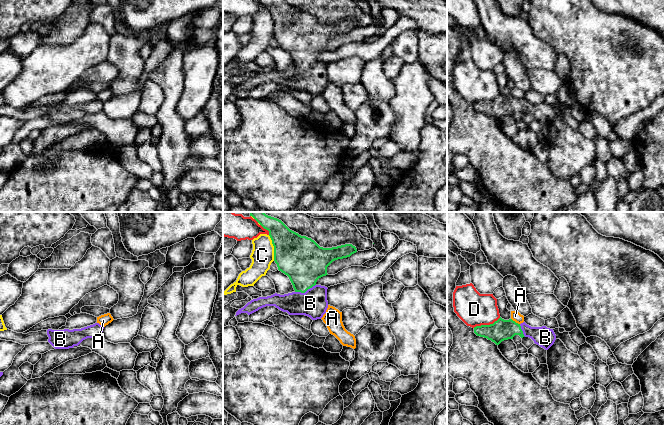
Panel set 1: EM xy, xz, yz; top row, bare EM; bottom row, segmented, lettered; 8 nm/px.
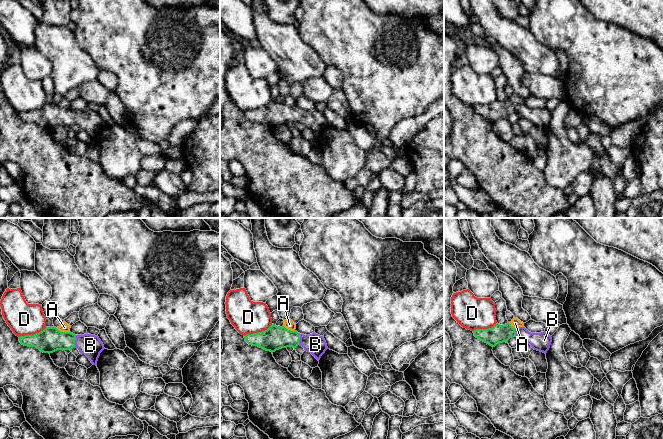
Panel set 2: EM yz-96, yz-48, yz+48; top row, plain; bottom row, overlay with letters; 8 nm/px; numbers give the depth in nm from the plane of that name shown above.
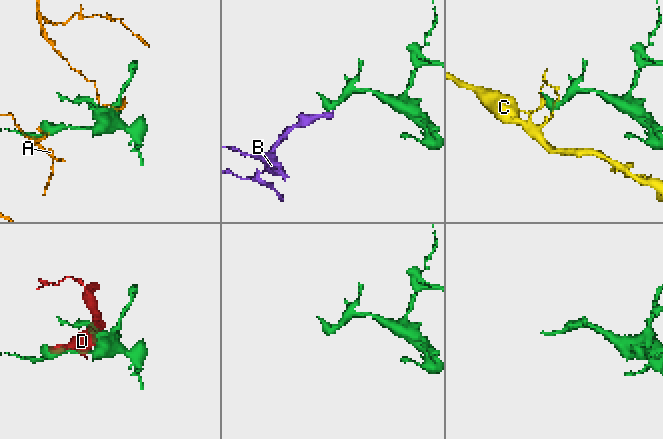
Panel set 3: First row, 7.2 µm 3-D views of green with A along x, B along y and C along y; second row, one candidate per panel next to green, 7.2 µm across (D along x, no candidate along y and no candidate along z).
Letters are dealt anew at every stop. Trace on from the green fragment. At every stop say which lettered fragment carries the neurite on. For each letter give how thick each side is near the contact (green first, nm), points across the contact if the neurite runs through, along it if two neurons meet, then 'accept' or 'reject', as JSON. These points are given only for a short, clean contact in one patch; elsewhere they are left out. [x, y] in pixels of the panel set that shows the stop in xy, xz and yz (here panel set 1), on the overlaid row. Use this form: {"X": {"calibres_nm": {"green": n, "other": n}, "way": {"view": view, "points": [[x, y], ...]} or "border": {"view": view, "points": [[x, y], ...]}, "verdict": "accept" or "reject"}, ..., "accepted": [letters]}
{"A": {"calibres_nm": {"green": 170, "other": 80}, "border": {"view": "yz", "points": [[511, 318], [519, 324]]}, "verdict": "reject"}, "B": {"calibres_nm": {"green": 360, "other": 220}, "way": {"view": "xz", "points": [[302, 260], [305, 291], [313, 303]]}, "verdict": "accept"}, "C": {"calibres_nm": {"green": 360, "other": 180}, "verdict": "reject"}, "D": {"calibres_nm": {"green": 170, "other": 280}, "verdict": "reject"}, "accepted": ["B"]}

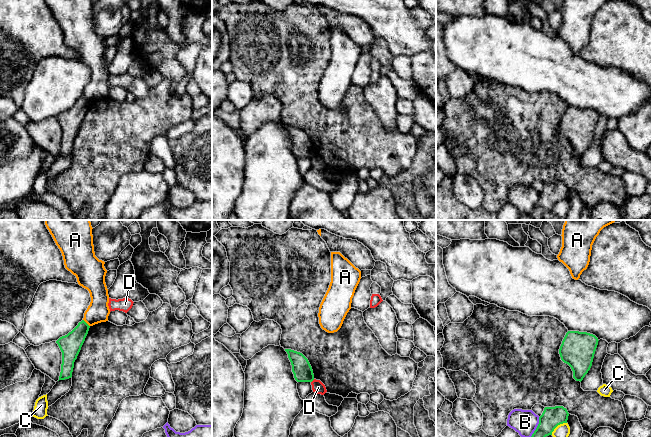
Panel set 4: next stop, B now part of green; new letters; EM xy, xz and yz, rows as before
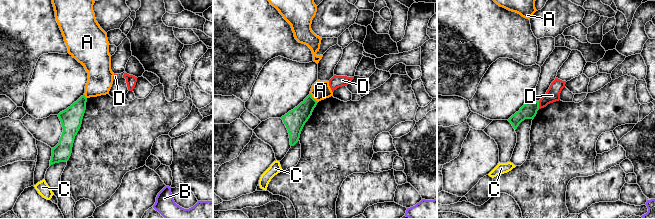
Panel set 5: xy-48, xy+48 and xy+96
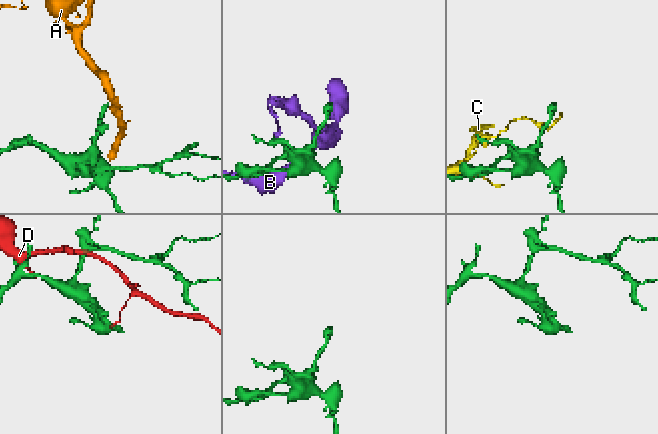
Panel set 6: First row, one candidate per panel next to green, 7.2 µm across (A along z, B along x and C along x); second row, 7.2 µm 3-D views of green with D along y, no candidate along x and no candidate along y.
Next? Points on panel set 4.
{"A": {"calibres_nm": {"green": 180, "other": 180}, "border": {"view": "xy", "points": [[83, 319], [89, 326]]}, "verdict": "reject"}, "B": {"calibres_nm": {"green": 160, "other": 200}, "verdict": "reject"}, "C": {"calibres_nm": {"green": 160, "other": 110}, "verdict": "reject"}, "D": {"calibres_nm": {"green": 160, "other": 100}, "verdict": "reject"}, "accepted": []}

